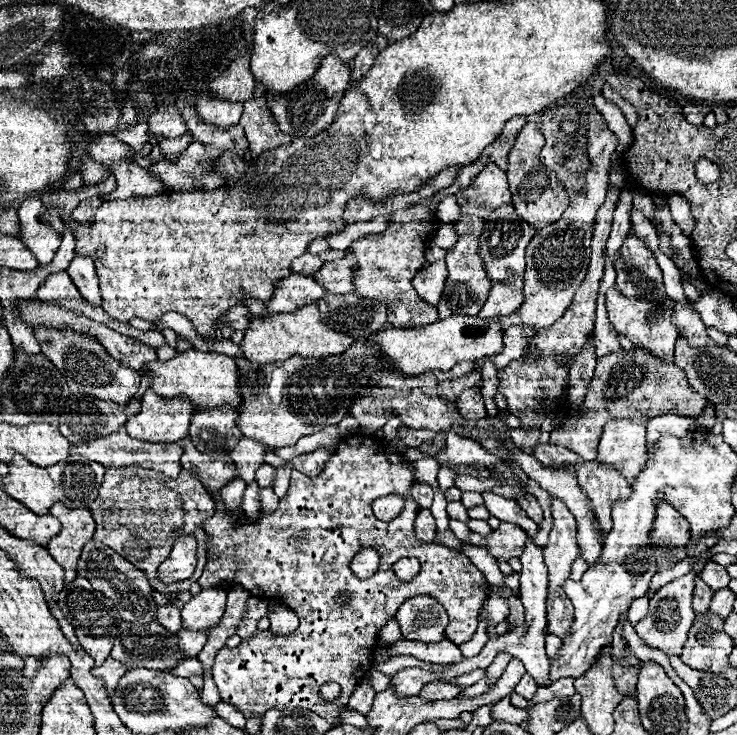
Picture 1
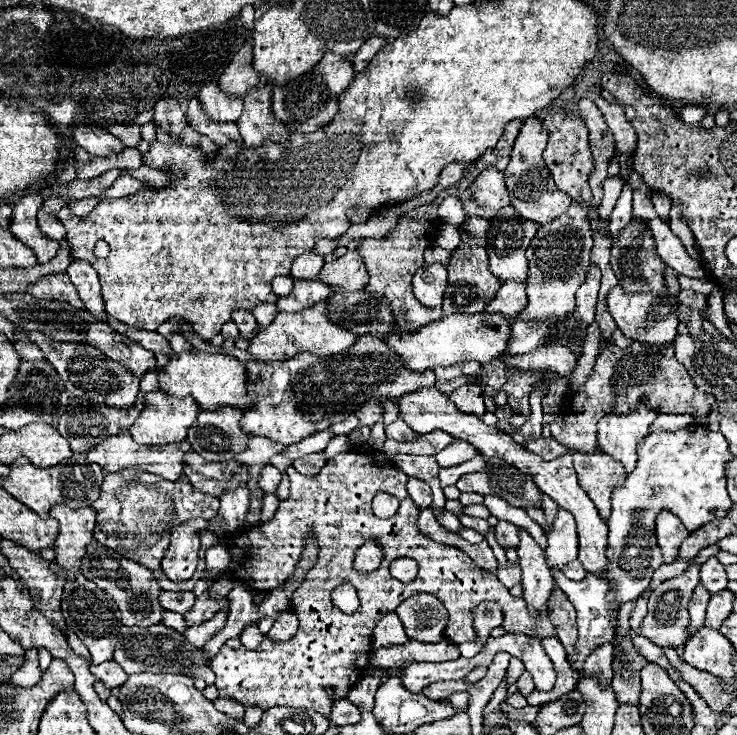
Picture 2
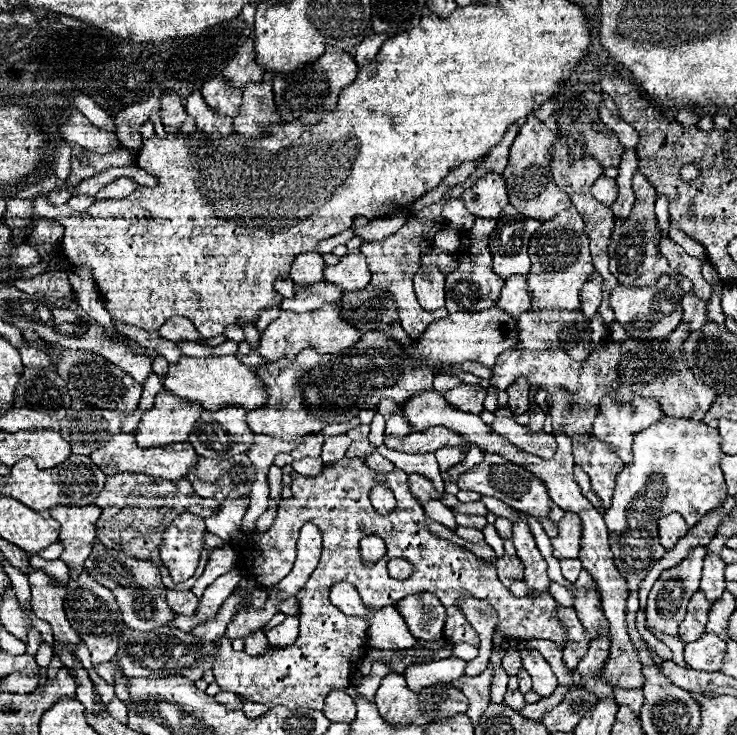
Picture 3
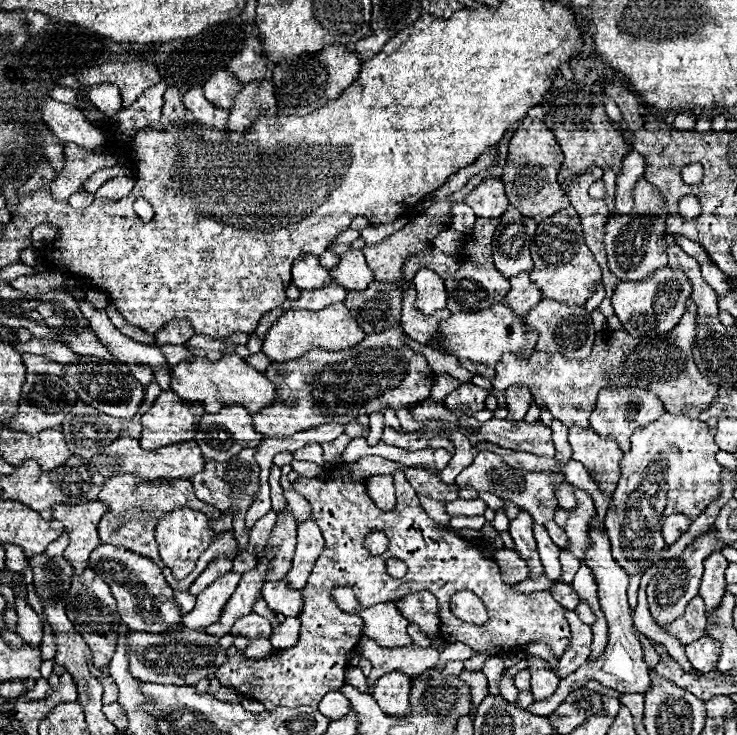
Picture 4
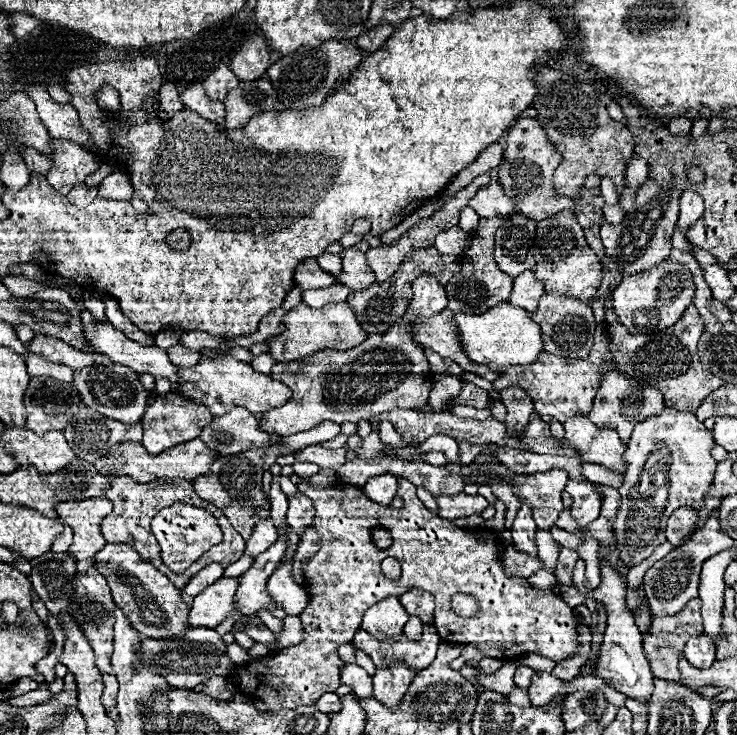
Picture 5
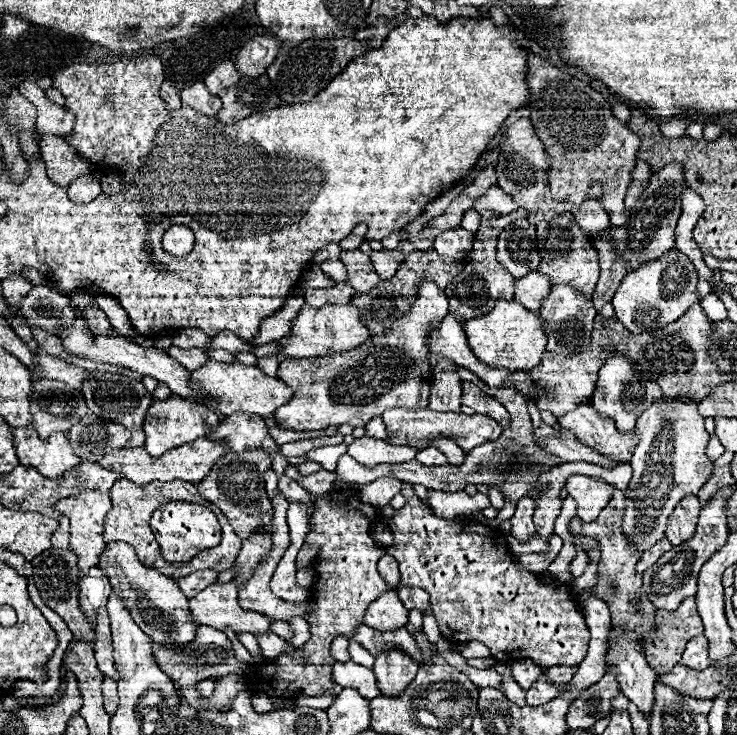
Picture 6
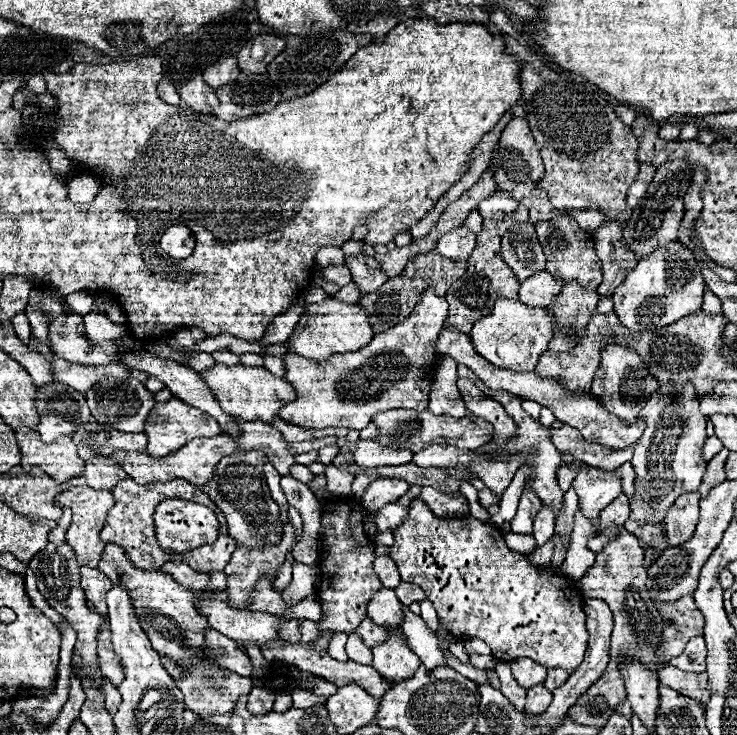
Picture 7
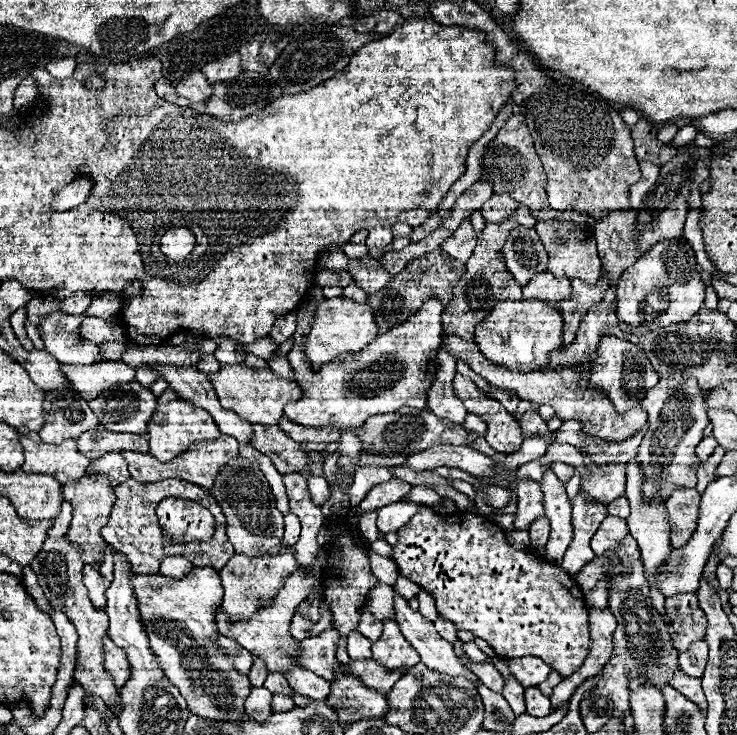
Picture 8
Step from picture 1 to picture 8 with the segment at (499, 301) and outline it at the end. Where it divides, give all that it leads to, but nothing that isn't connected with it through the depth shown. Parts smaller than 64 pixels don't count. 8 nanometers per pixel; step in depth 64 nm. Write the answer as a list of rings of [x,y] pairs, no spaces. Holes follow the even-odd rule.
[[[550,272],[536,274],[524,288],[522,298],[524,300],[544,300],[544,302],[558,302],[570,292],[570,280],[568,278],[554,278]]]

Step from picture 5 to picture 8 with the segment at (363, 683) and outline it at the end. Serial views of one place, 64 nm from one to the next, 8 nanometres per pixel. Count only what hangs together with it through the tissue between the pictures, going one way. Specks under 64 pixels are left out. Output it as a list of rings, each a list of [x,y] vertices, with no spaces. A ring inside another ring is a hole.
[[[330,628],[316,638],[306,638],[300,642],[300,650],[294,656],[296,662],[326,680],[334,680],[338,672],[344,672],[344,666],[336,662],[336,649],[340,634]],[[364,660],[364,662],[348,662],[346,670],[354,676],[358,676],[368,688],[386,694],[392,690],[392,686],[396,684],[396,680],[402,676],[398,672],[388,672],[384,668],[380,668],[380,664],[372,662],[372,660]]]

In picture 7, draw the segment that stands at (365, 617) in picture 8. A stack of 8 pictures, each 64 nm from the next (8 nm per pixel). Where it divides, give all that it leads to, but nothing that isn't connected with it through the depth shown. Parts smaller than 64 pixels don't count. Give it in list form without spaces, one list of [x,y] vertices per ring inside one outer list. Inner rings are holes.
[[[368,618],[360,622],[360,626],[356,628],[356,634],[364,640],[364,644],[368,644],[368,648],[374,648],[374,646],[386,642],[390,636],[390,632],[386,628],[372,624]]]

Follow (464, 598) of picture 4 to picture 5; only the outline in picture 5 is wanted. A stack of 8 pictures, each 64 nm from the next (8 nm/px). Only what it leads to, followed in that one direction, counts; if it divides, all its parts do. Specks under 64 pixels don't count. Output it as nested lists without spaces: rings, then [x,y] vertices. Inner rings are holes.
[[[456,594],[452,597],[450,606],[454,610],[454,614],[462,616],[462,618],[474,618],[478,614],[477,601],[467,594]]]

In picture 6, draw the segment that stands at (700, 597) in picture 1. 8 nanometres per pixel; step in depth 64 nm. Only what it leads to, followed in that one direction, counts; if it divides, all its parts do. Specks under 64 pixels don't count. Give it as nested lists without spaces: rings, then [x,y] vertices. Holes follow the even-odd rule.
[[[688,598],[674,612],[658,612],[654,632],[644,642],[644,654],[648,666],[658,676],[672,672],[678,664],[686,642],[702,634],[702,618],[698,616],[696,600]]]

